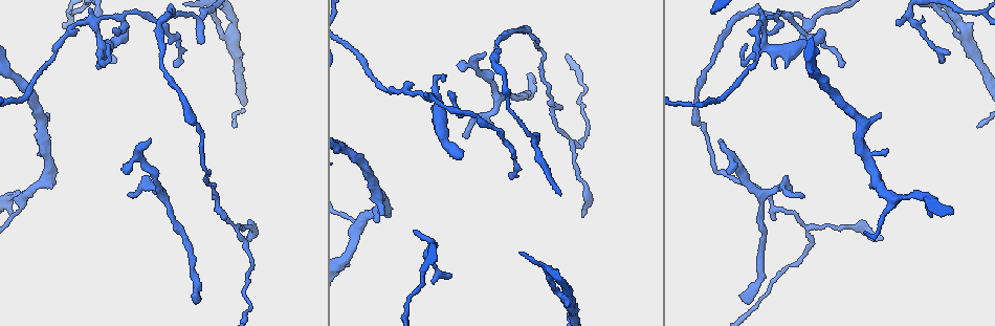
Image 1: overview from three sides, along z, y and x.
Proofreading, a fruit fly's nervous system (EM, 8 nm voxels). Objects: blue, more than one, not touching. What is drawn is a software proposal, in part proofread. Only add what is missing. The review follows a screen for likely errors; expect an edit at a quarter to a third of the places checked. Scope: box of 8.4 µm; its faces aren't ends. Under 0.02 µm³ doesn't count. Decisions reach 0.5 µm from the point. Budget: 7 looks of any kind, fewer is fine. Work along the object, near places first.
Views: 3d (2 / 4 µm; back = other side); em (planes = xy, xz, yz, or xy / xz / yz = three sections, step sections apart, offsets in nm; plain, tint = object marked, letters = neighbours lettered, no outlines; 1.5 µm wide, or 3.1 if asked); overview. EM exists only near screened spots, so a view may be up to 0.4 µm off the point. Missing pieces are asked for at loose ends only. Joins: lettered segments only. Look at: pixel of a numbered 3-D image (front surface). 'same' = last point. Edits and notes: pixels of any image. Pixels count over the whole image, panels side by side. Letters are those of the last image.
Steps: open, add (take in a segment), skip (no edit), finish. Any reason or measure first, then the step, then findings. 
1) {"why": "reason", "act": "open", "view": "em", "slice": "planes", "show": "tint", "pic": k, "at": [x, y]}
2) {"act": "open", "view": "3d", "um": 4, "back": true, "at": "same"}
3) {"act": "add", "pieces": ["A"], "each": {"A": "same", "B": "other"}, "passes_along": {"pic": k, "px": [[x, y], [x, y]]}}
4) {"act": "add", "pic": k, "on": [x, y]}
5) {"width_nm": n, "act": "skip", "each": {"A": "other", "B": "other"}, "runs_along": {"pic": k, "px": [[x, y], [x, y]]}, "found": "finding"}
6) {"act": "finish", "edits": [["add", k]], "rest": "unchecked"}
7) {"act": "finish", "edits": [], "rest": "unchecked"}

{"why": "an open end", "act": "open", "view": "3d", "um": 4, "pic": 1, "at": [247, 237]}

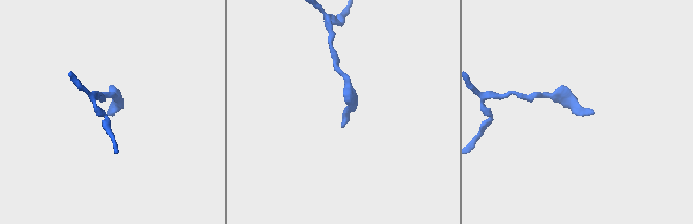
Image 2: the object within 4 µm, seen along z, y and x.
{"act": "open", "view": "em", "slice": "xy", "step": 8, "show": "tint", "pic": 2, "at": [592, 114]}

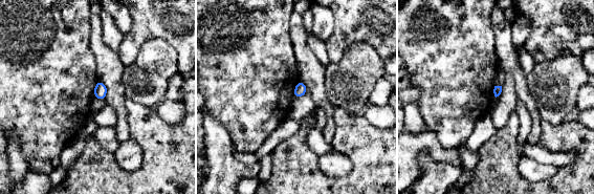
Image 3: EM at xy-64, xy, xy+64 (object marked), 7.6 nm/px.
{"act": "open", "view": "em", "slice": "planes", "show": "letters", "at": "same"}

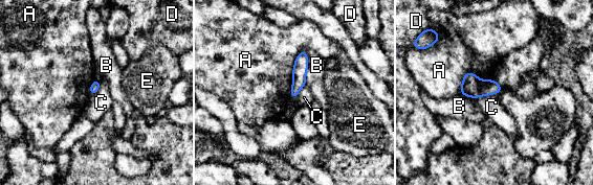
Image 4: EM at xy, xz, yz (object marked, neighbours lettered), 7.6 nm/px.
{"longest_contact_nm": ["A", 280], "act": "skip", "each": {"A": "other", "B": "other", "C": "other", "D": "other", "E": "other"}, "border": {"pic": 4, "px": [[502, 88], [476, 99]]}, "found": "no lettered segment goes on from it"}

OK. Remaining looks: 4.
{"why": "free end", "act": "open", "view": "3d", "um": 2, "pic": 1, "at": [823, 29]}

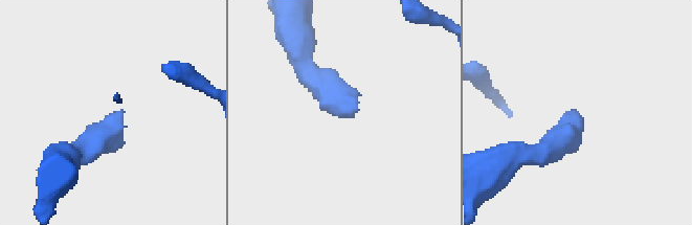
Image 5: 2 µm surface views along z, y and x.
{"why": "now the EM", "act": "open", "view": "em", "slice": "planes", "show": "letters", "pic": 5, "at": [575, 113]}

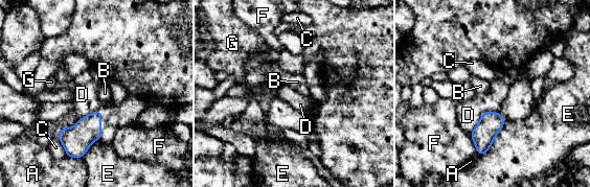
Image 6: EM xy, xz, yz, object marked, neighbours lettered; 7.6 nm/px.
{"act": "skip", "each": {"A": "other", "B": "other", "C": "other", "D": "other", "E": "other", "F": "other", "G": "other"}, "border": {"pic": 6, "px": [[497, 111], [485, 111], [470, 133]]}, "found": "no lettered segment goes on from it"}

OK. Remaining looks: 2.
{"act": "finish", "edits": [], "rest": "unchecked"}

